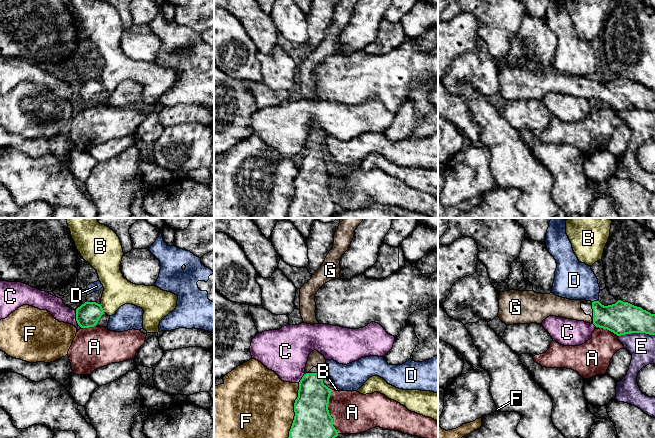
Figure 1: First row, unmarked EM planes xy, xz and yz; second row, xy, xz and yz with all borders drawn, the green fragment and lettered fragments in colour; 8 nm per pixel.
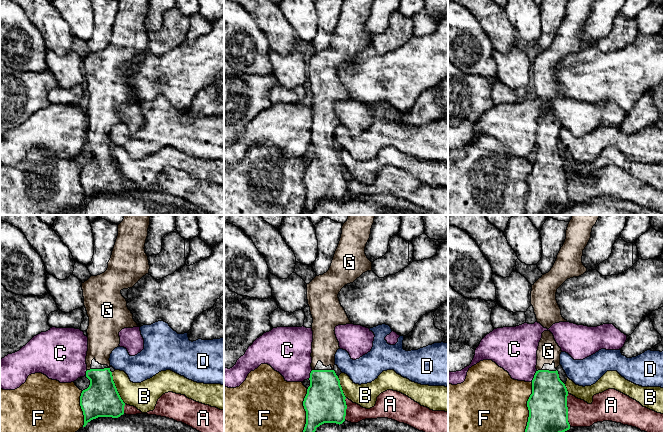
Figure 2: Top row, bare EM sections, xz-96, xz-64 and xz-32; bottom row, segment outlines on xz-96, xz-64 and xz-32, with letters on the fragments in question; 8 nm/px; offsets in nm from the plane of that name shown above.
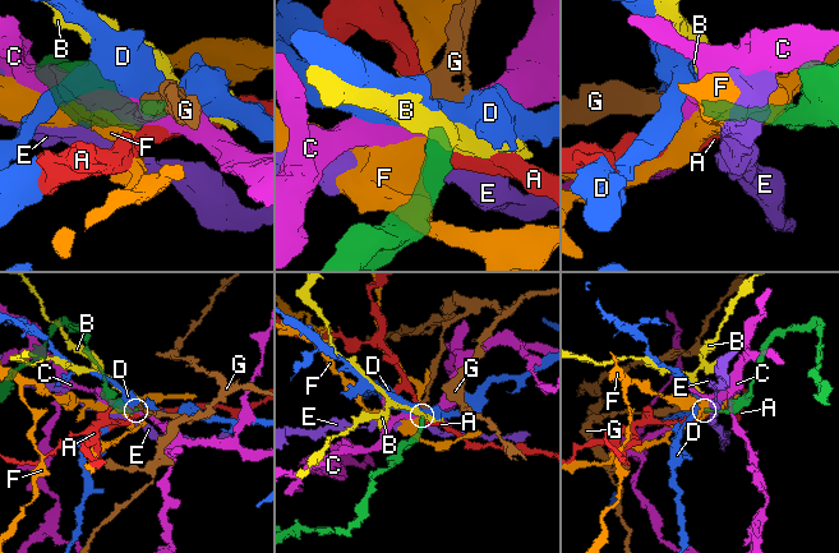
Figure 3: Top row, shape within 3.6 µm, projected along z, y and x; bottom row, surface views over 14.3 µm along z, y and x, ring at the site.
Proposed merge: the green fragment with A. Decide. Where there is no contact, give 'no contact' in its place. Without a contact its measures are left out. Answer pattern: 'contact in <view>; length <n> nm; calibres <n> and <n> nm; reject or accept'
contact in xz; length 360 nm; calibres 300 and 320 nm; reject

